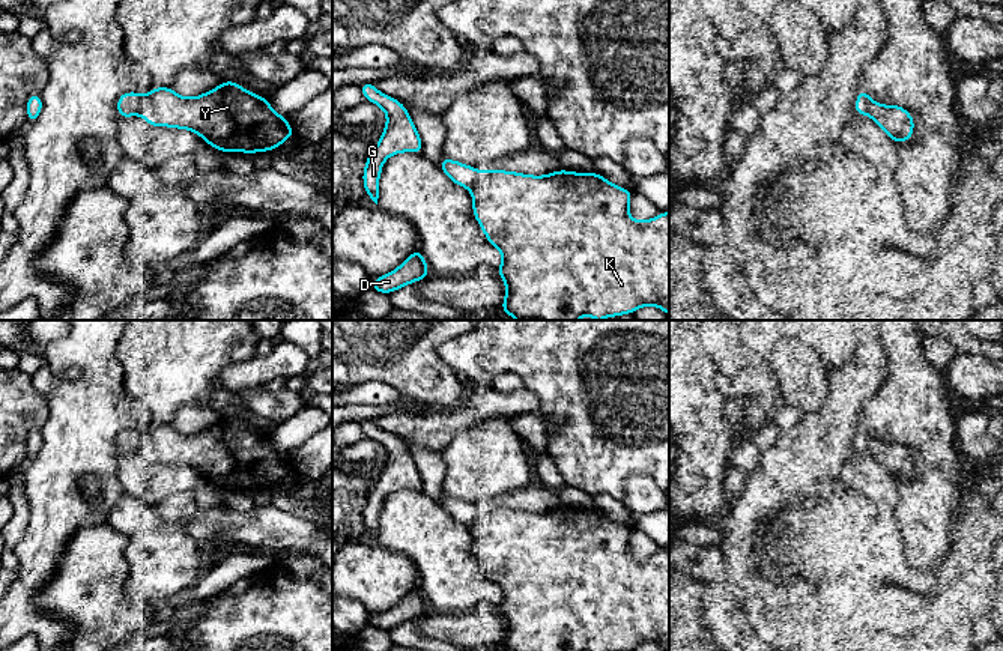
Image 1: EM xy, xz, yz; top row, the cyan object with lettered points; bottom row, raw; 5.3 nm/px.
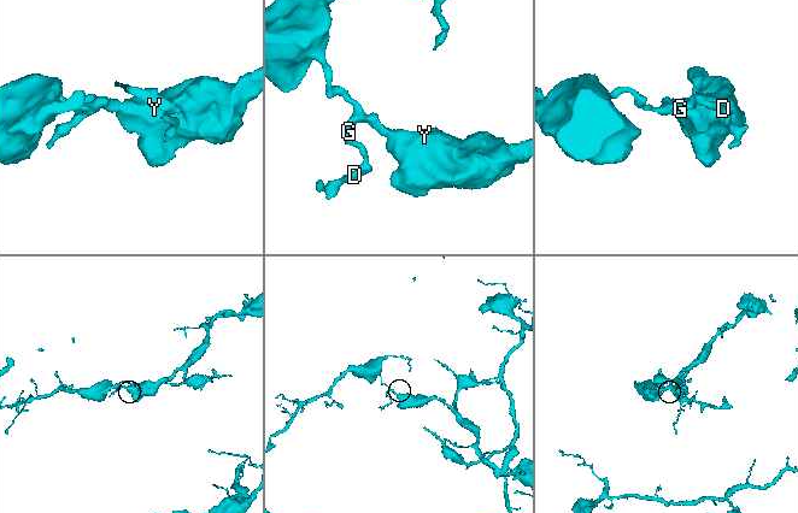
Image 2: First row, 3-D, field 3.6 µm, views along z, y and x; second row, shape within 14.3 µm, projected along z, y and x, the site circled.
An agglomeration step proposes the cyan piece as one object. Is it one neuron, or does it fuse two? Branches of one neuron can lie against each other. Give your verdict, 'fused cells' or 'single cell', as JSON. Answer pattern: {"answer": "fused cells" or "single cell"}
{"answer": "single cell"}

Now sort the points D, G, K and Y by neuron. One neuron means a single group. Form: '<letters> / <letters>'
D G K Y

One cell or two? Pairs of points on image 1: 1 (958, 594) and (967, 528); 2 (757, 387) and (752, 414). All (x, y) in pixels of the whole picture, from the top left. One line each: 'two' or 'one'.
1: one
2: one

